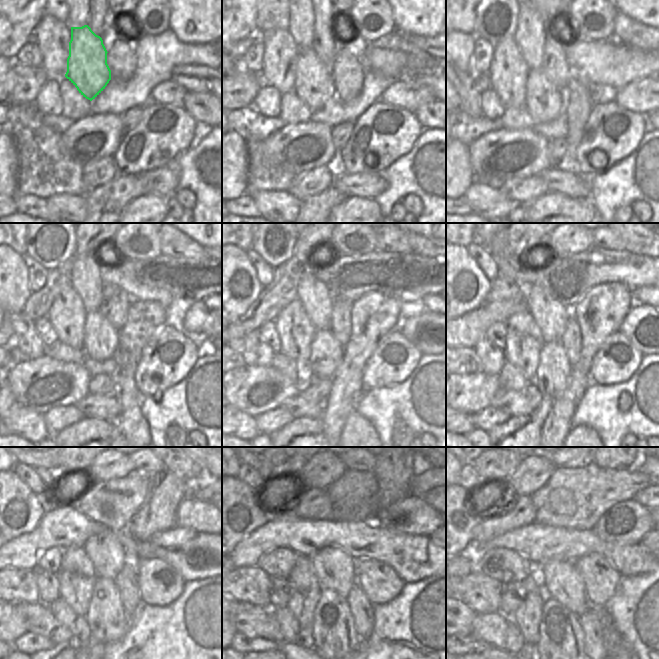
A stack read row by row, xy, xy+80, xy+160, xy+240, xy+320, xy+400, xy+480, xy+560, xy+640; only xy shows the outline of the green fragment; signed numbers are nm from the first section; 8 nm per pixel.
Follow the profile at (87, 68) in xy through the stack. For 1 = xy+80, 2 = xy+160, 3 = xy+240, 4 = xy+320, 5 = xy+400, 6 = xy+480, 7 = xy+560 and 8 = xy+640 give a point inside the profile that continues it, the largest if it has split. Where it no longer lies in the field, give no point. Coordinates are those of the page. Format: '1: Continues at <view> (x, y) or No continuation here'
1: Continues at xy+80 (314, 85)
2: Continues at xy+160 (543, 101)
3: Continues at xy+240 (100, 339)
4: Continues at xy+320 (326, 352)
5: Continues at xy+400 (553, 371)
6: Continues at xy+480 (108, 620)
7: Continues at xy+560 (334, 634)
8: Continues at xy+640 (561, 648).

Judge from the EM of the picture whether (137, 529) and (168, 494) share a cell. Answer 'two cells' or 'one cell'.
one cell

